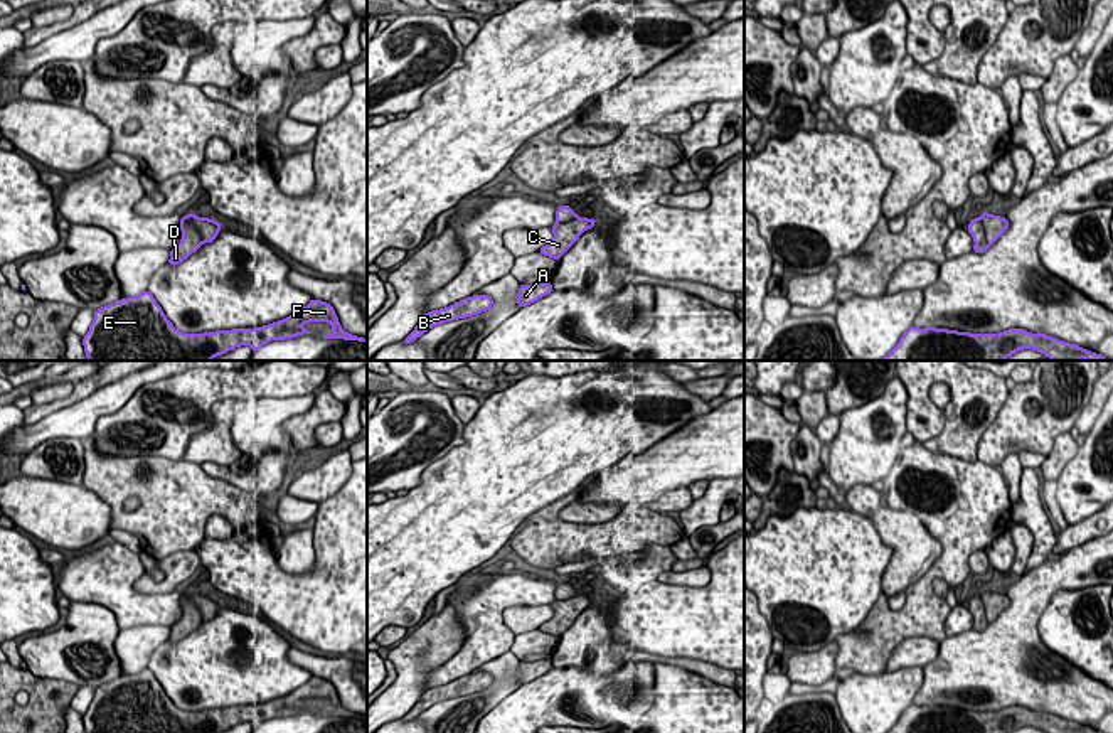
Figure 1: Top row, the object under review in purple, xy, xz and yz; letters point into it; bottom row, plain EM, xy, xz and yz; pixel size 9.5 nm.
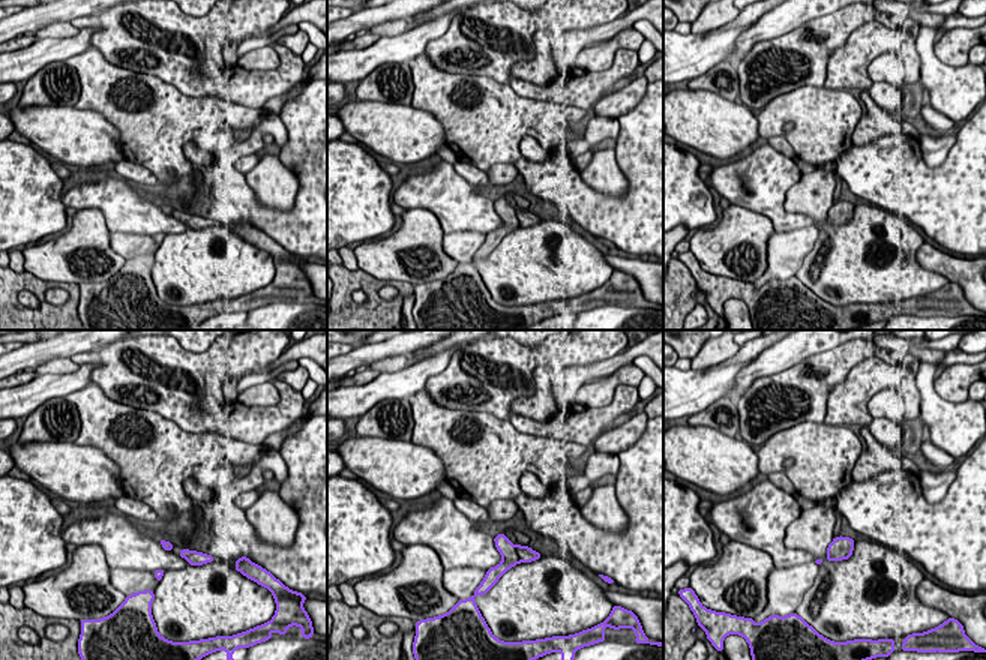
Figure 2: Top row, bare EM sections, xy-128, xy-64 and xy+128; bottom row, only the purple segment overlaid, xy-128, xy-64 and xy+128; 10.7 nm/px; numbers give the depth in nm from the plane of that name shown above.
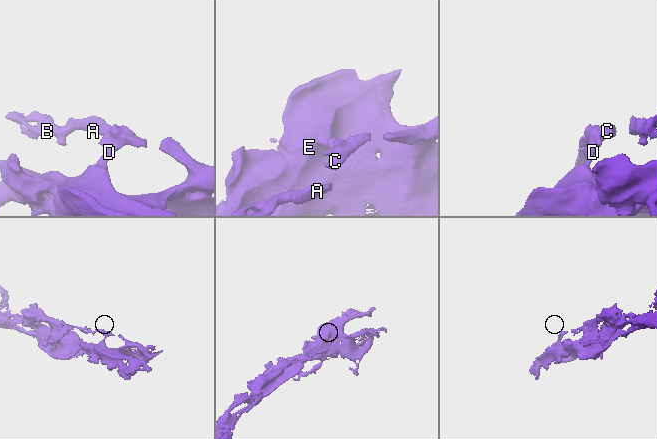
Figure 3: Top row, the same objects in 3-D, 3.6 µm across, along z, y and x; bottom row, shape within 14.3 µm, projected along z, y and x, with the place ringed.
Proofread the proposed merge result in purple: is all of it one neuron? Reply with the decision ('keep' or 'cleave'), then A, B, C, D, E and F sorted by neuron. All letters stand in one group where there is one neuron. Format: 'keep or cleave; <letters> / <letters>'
keep; A B C D E F

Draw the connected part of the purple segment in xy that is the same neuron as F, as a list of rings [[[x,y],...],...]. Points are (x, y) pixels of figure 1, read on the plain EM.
[[[145,667],[138,674],[121,676],[94,688],[94,696],[83,716],[83,723],[86,733],[222,733],[239,723],[249,723],[253,730],[258,730],[266,720],[312,711],[301,703],[312,701],[313,698],[328,699],[330,704],[335,706],[335,709],[327,711],[325,716],[359,718],[367,721],[367,716],[352,713],[340,704],[338,694],[330,681],[315,676],[293,693],[263,704],[184,711],[173,704],[153,672]]]

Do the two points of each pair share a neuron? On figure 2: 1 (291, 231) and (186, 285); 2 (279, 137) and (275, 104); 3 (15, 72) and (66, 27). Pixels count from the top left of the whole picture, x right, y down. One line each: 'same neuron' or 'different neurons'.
1: different neurons
2: different neurons
3: different neurons

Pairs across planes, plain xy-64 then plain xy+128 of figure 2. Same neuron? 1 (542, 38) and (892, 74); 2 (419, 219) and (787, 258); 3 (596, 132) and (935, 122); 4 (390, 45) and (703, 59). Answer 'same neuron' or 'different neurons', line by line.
1: different neurons
2: different neurons
3: same neuron
4: different neurons

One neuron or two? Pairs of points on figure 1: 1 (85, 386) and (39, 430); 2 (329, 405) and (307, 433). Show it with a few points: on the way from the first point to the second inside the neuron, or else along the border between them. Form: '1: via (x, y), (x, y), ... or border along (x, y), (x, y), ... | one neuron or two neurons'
1: border along (98, 390), (27, 425) | two neurons
2: via (322, 411), (307, 427) | one neuron

